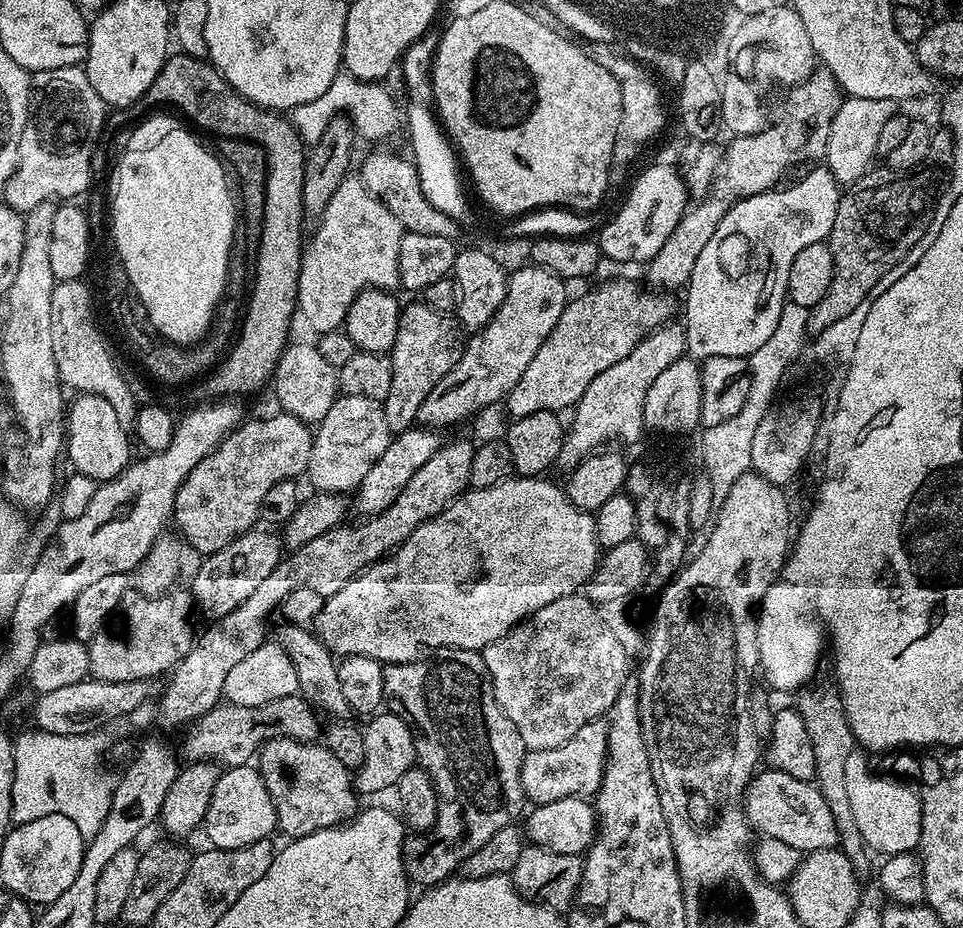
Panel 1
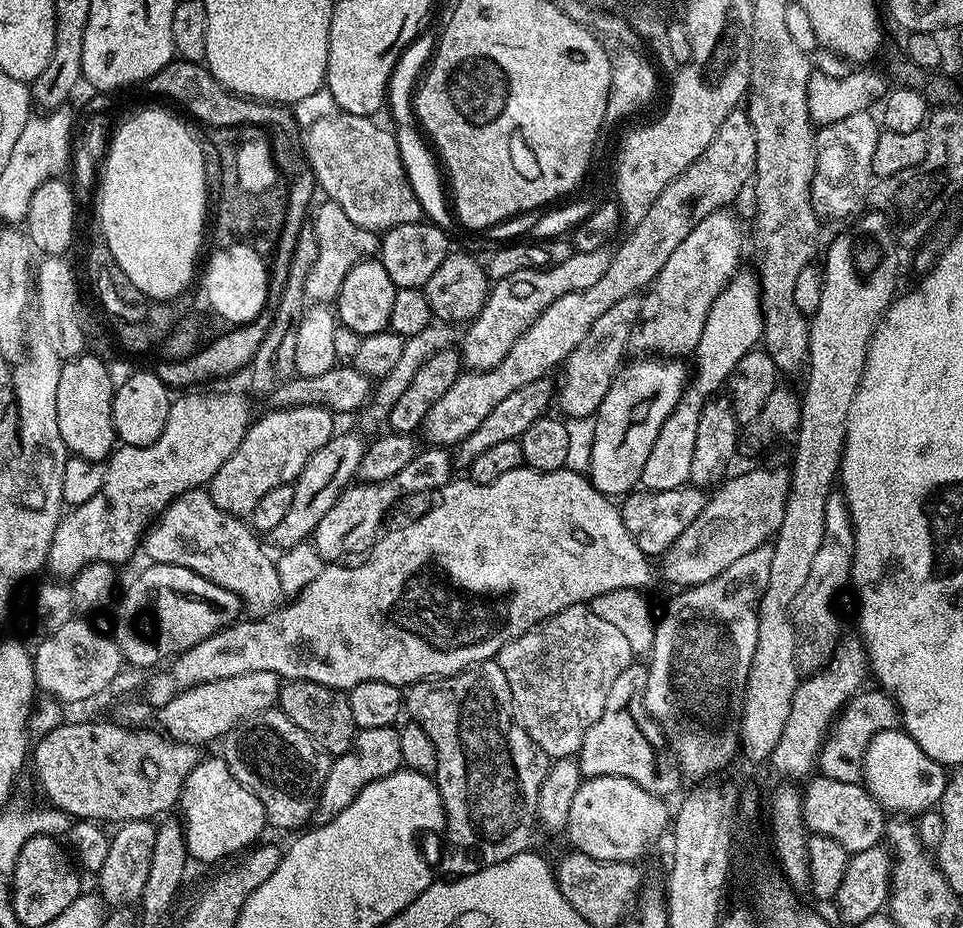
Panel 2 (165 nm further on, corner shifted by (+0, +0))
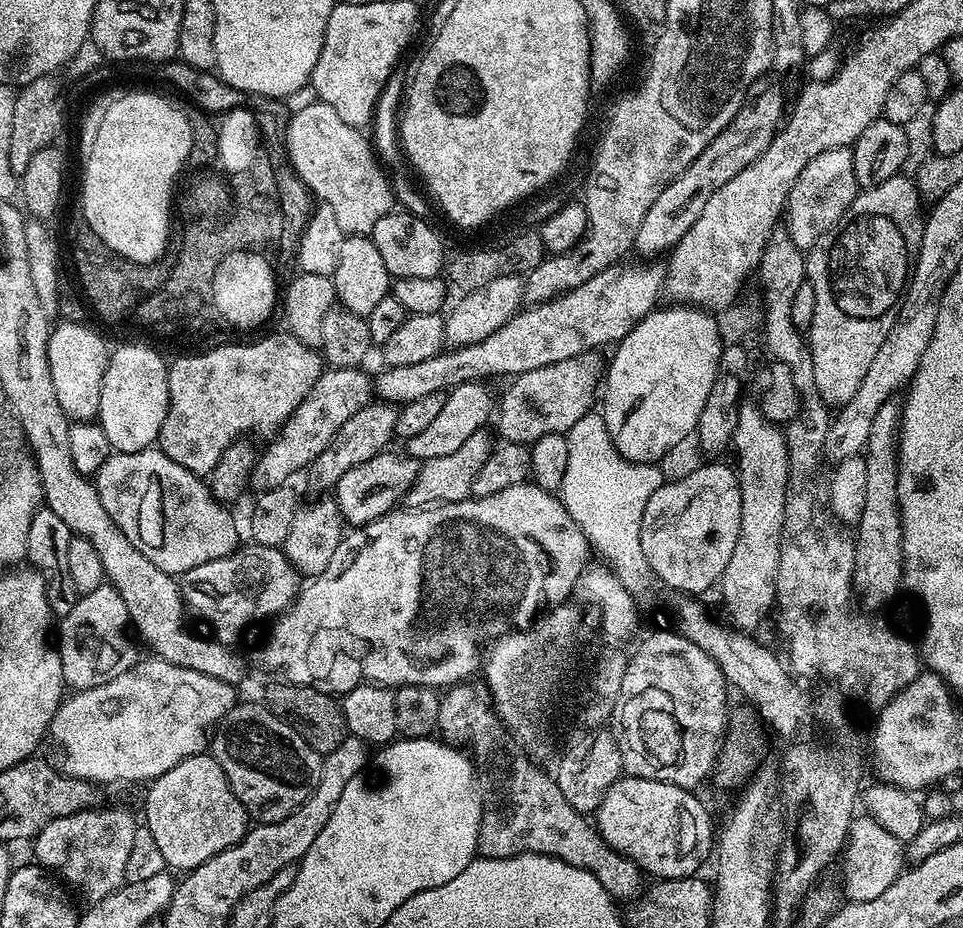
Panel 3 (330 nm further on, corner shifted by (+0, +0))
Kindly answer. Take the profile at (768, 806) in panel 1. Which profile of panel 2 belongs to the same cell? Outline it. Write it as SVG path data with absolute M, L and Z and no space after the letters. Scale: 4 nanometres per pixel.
M815 775L804 788L801 814L809 833L834 838L849 852L865 852L885 839L886 812L863 783L838 782L834 778Z

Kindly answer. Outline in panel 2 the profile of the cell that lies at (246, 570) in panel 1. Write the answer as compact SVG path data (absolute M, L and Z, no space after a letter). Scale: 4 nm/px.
M342 432L333 435L332 440L318 450L318 454L308 459L302 474L292 484L294 503L290 506L290 514L286 514L285 520L279 526L274 526L270 533L270 540L277 544L277 549L293 548L296 544L305 543L318 522L322 522L330 506L334 506L344 489L357 479L358 462L362 462L366 440L352 432Z

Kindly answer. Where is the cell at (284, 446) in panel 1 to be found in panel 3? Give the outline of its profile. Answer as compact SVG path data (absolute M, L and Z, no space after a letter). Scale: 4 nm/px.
M363 367L328 368L320 375L318 382L314 382L314 390L305 398L302 406L298 406L298 410L290 414L279 432L267 441L268 449L257 455L251 477L251 483L255 487L257 484L257 489L277 488L280 484L288 484L299 468L307 469L318 458L318 454L322 454L322 450L330 446L350 414L358 414L362 406L370 403L374 396L374 380L364 371Z

